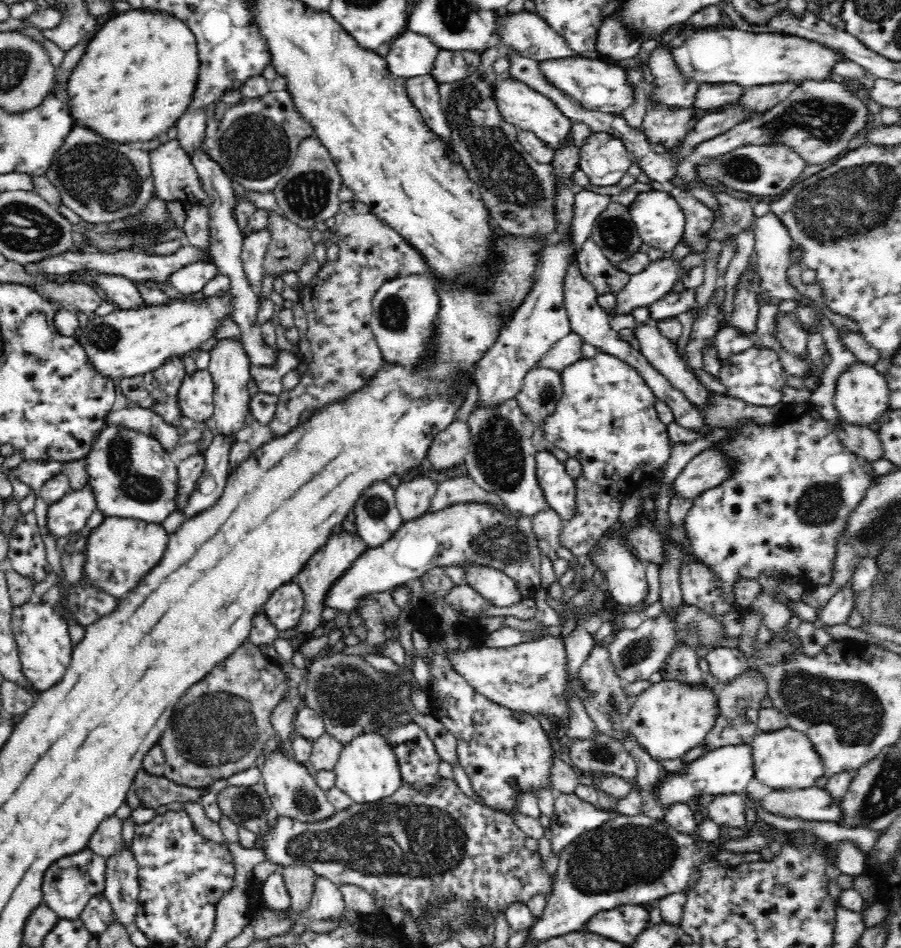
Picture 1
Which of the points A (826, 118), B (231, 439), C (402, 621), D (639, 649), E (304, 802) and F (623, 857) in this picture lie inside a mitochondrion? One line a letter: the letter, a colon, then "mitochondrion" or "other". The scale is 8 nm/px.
A: mitochondrion
B: other
C: other
D: mitochondrion
E: mitochondrion
F: mitochondrion

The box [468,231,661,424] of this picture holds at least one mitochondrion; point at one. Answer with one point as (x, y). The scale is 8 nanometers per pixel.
(546, 390)

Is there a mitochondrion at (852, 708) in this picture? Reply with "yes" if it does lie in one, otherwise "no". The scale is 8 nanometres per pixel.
yes

